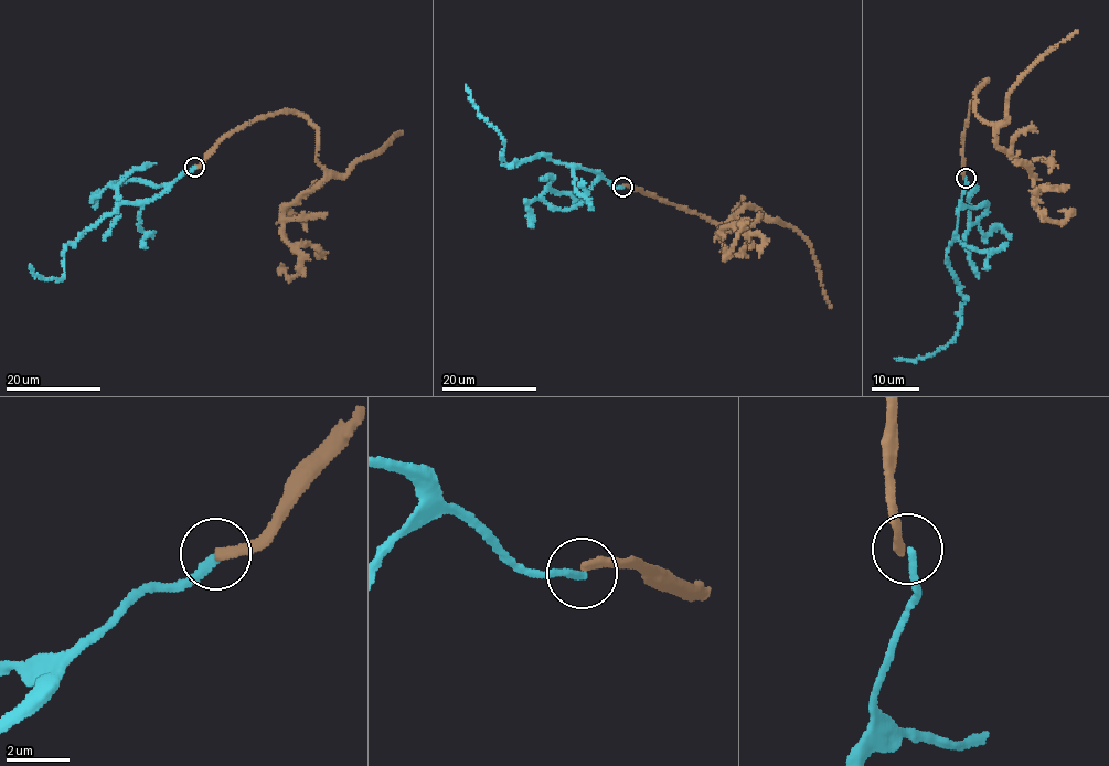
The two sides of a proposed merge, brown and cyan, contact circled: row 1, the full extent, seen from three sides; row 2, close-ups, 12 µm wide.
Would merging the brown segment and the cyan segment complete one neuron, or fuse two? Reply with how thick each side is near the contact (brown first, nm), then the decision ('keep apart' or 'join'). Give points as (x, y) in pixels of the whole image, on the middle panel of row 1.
calibres 280 and 240 nm; keep apart

